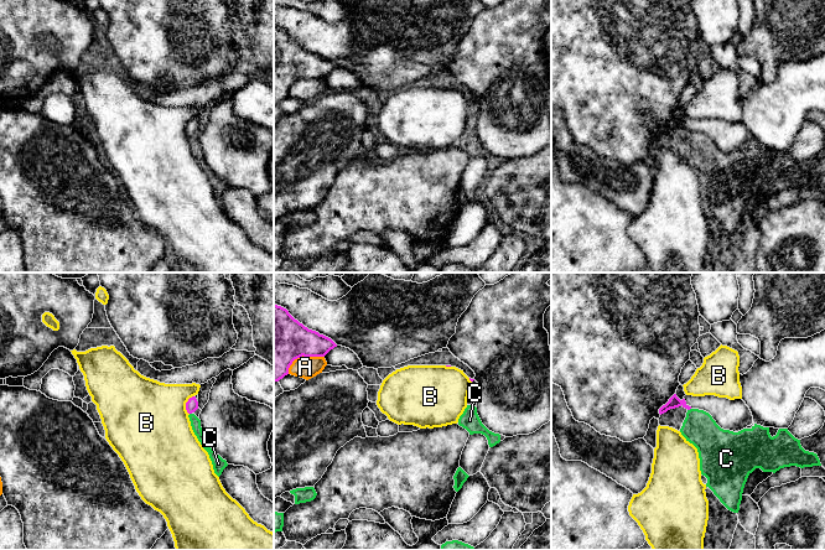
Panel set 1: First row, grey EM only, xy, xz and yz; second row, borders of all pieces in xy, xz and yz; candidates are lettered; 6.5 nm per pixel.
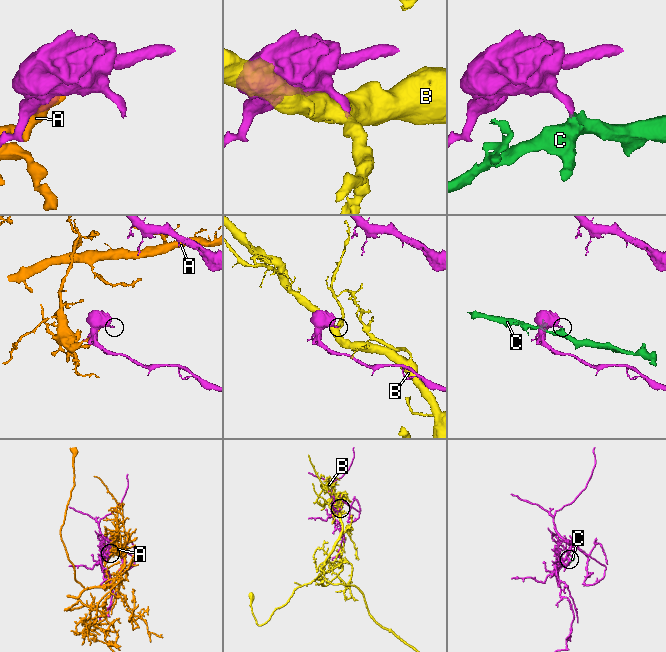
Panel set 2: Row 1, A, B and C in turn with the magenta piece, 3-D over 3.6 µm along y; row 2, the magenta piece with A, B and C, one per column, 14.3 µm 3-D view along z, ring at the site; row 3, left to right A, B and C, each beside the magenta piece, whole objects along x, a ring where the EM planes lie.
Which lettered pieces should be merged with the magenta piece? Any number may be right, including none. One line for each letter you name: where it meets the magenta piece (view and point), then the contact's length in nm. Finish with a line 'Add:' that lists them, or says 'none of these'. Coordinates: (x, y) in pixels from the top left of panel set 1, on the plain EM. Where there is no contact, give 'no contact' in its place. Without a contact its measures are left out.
C: yz (689, 131) | 30 nm
Add: C

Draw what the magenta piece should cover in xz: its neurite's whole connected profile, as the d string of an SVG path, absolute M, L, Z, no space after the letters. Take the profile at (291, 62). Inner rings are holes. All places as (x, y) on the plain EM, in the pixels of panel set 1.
M274 27L274 104L289 97L292 84L300 79L325 79L337 67L328 59L308 52L295 42L286 31Z

